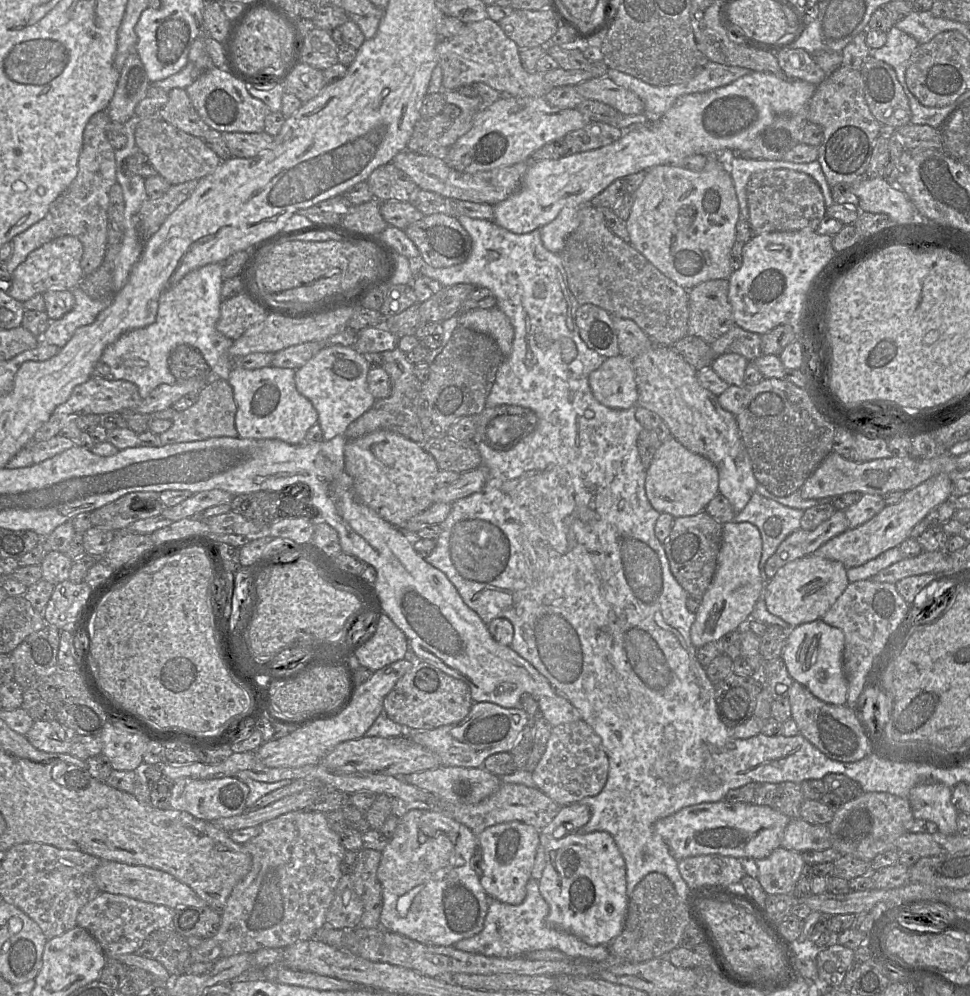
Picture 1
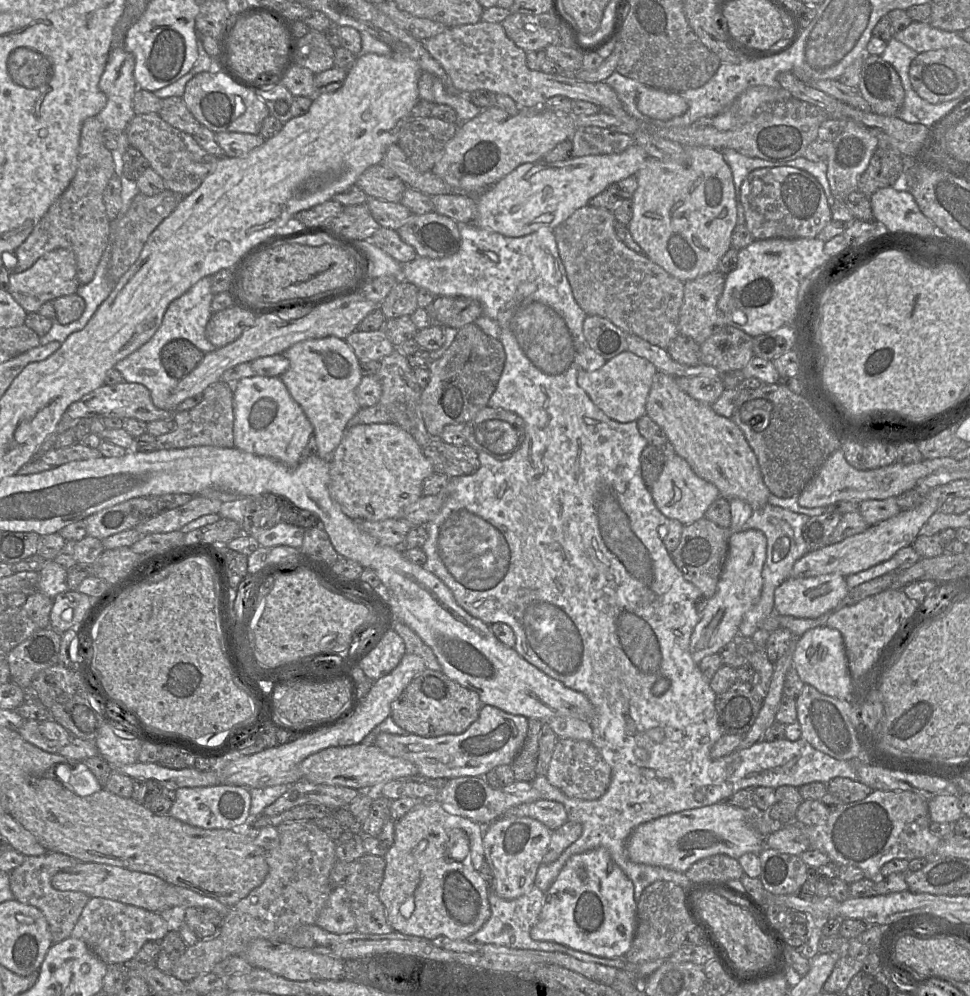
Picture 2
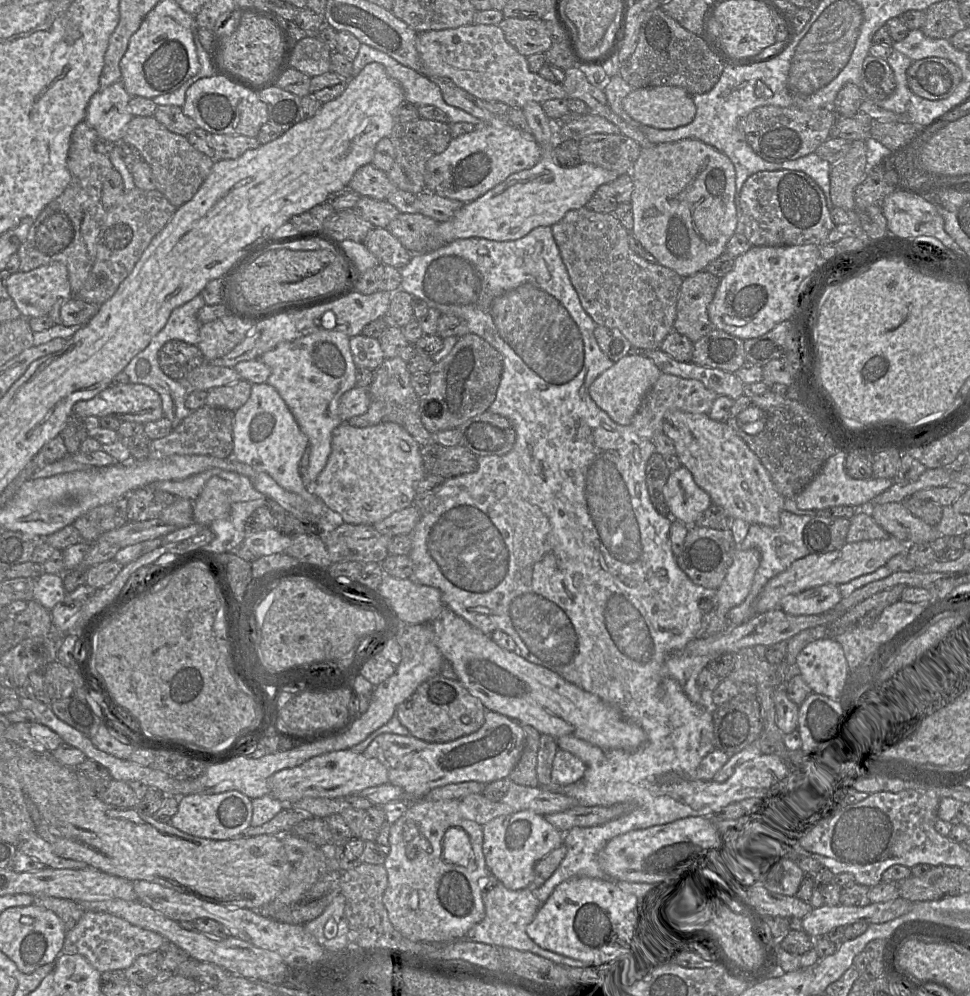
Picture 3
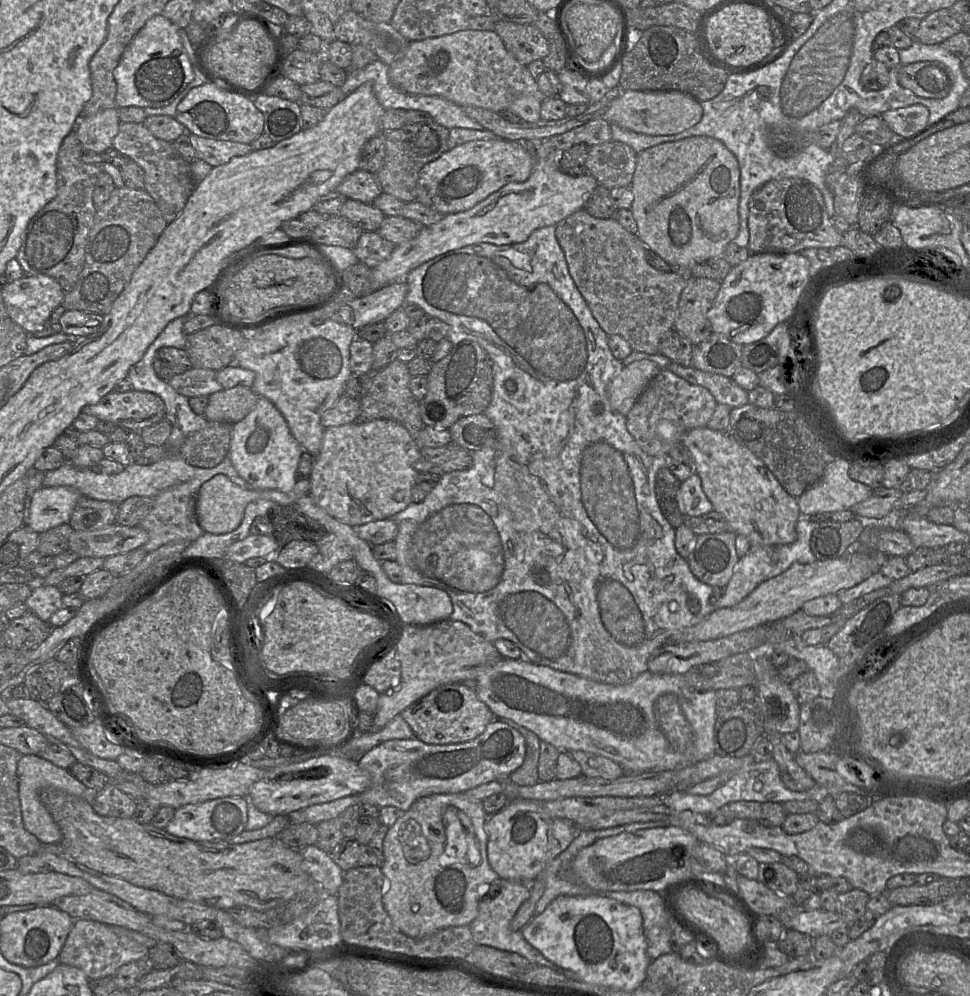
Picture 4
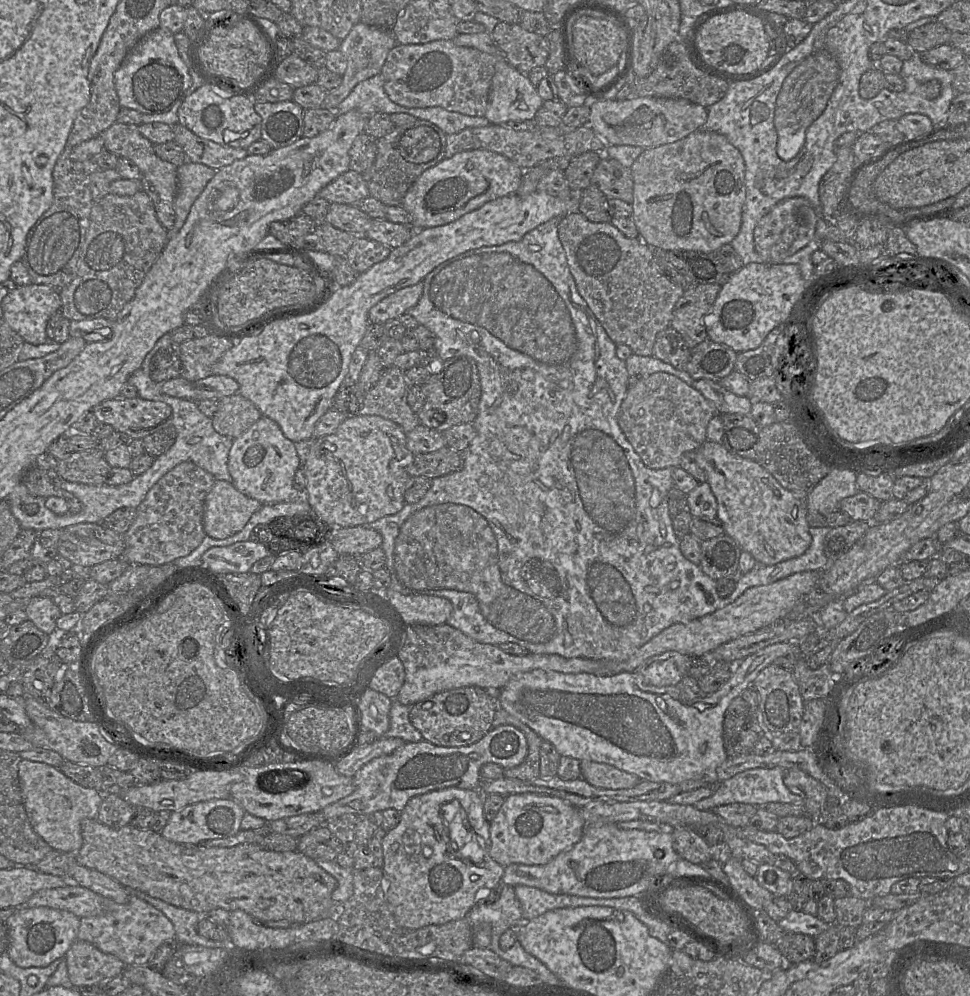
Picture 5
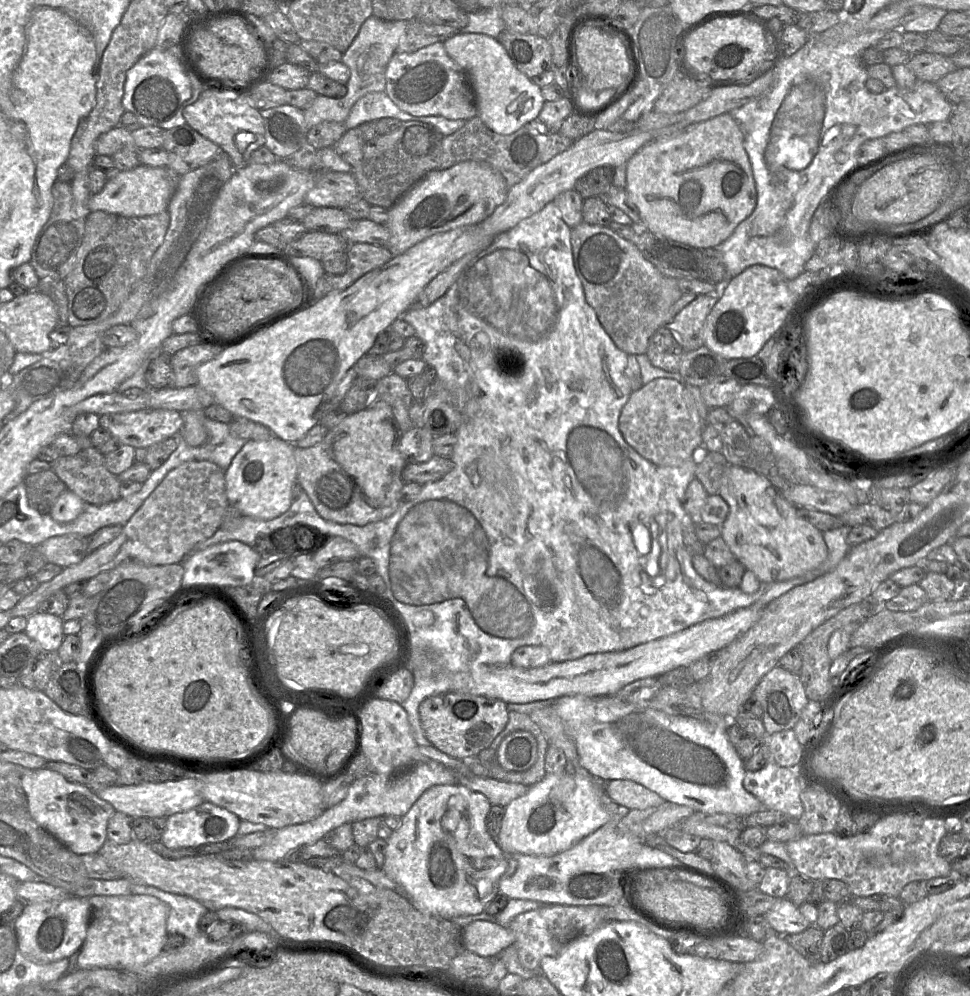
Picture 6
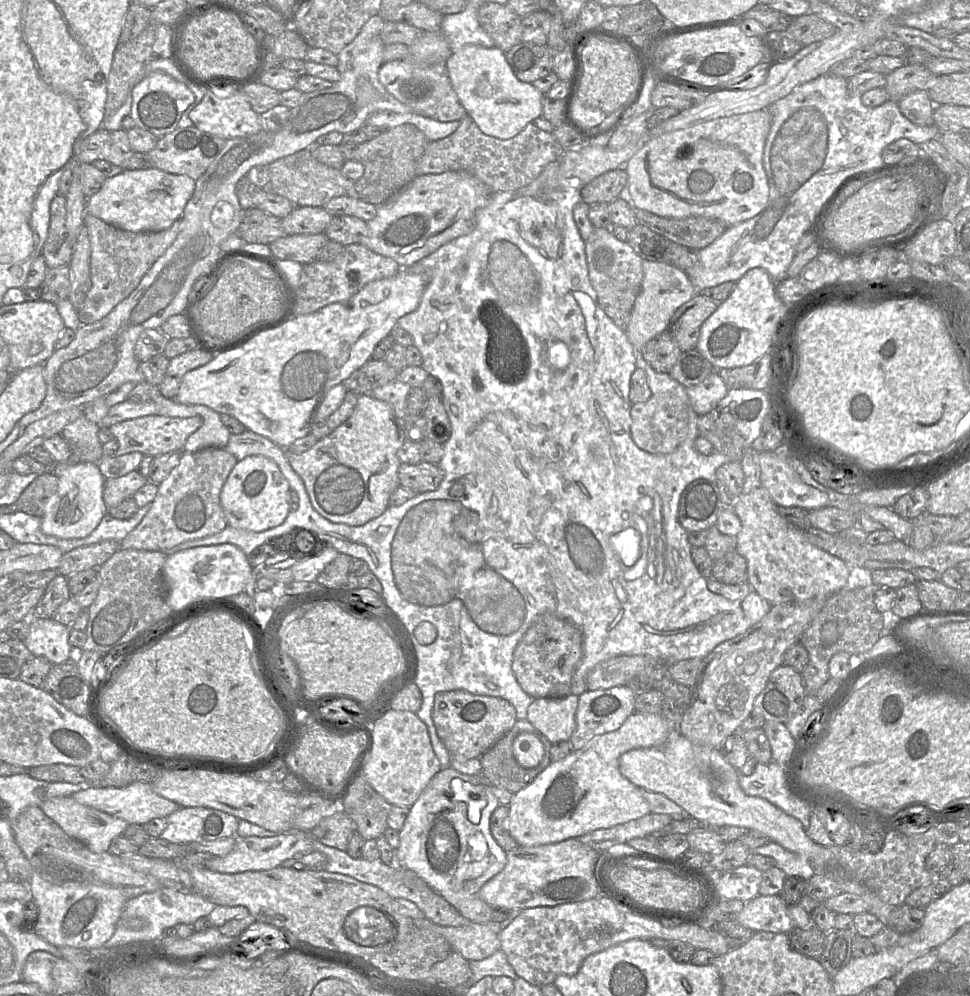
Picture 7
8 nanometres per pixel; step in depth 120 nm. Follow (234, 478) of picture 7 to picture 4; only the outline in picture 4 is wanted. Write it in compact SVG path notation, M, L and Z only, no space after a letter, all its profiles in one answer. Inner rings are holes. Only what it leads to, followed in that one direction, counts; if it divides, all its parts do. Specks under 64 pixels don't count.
M258 396L254 410L232 427L229 456L234 468L250 488L292 491L296 484L295 473L303 452L284 416L263 396Z

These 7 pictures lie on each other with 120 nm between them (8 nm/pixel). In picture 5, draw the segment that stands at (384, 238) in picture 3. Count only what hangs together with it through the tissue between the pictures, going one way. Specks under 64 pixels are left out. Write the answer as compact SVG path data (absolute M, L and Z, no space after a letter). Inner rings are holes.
M356 237L345 257L357 273L362 273L386 259L390 251L391 248L378 241L367 237Z

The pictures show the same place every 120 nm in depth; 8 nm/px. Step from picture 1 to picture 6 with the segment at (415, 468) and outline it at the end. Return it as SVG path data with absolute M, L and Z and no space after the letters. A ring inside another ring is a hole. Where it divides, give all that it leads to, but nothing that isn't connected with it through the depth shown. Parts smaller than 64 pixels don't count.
M378 402L354 414L348 415L338 425L329 429L324 439L308 448L295 447L294 457L298 479L318 514L338 524L364 526L391 516L400 506L400 491L404 486L402 471L407 464L399 450L403 436L391 407Z

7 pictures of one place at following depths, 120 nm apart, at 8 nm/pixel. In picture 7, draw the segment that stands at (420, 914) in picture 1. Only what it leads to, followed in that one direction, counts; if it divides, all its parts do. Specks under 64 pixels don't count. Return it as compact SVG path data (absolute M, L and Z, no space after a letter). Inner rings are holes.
M451 766L448 768L442 768L428 783L426 788L421 792L417 801L409 808L408 816L404 822L402 829L400 830L400 845L396 849L396 862L403 868L409 869L416 873L421 879L423 879L428 886L435 892L440 894L447 902L449 902L460 914L469 919L470 922L488 924L491 922L492 907L488 905L479 897L479 891L482 886L501 872L507 863L506 851L504 851L500 845L496 842L490 831L490 818L492 813L496 810L500 803L498 799L491 793L491 784L488 779L482 775L466 775L458 772ZM476 793L482 793L483 799L478 799Z

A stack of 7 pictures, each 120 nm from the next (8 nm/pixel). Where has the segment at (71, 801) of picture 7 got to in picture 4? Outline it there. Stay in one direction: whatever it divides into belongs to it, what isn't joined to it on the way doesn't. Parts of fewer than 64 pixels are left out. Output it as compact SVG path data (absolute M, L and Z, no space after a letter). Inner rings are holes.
M22 755L22 757L20 758L17 764L17 777L18 777L18 787L19 787L19 800L20 800L21 814L22 814L22 821L23 821L24 828L28 832L33 834L42 843L42 845L60 844L62 839L62 832L59 826L54 821L53 817L51 816L47 808L40 801L39 793L43 788L50 787L63 791L68 794L78 796L80 798L87 800L88 802L90 802L90 804L94 794L98 793L98 792L91 791L89 788L83 785L77 778L75 778L69 772L69 769L58 767L38 755Z

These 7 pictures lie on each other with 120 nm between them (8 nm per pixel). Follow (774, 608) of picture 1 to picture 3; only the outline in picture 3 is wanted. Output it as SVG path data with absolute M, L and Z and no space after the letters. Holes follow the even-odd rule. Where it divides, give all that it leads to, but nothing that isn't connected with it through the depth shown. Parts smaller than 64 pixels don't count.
M826 584L785 596L781 600L780 610L793 616L823 614L842 600L838 586Z

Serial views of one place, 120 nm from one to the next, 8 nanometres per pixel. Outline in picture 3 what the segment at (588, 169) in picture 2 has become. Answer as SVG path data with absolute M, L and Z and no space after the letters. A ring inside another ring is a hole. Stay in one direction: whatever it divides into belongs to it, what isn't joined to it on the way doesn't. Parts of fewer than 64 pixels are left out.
M528 102L522 110L531 134L541 148L540 160L530 169L511 174L478 199L465 203L451 219L439 222L438 246L462 238L518 240L539 226L553 226L568 211L585 207L599 186L611 183L619 177L617 172L591 163L582 162L569 168L558 165L554 158L554 147L557 145L555 122L558 121L550 119L537 102Z

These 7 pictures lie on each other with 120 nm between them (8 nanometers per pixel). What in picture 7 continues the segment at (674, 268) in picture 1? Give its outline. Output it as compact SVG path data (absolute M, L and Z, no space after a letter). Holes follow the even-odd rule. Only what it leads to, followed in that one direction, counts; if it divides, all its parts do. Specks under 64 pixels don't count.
M767 109L698 123L651 138L625 165L634 206L660 217L703 216L733 226L758 215L769 200L763 152L771 127Z

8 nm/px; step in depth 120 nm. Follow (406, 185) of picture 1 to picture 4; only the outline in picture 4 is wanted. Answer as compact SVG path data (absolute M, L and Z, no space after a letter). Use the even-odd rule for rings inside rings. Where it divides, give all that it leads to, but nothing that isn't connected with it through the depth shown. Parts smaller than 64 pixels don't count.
M361 169L347 175L335 190L347 199L358 200L366 204L372 204L373 200L382 193L374 173Z

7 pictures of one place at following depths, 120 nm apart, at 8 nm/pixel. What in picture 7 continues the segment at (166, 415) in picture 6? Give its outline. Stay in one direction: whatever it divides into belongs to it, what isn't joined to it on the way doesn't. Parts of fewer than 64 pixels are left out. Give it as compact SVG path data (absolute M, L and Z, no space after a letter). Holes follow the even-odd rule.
M149 415L126 420L112 425L109 430L118 441L117 456L140 452L152 457L172 451L183 451L187 438L203 424L201 417L175 418L162 415Z

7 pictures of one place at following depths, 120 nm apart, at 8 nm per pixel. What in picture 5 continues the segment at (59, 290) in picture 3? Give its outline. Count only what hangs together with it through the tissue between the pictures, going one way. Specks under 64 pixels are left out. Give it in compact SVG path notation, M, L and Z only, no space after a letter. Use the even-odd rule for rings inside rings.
M31 283L8 291L2 299L2 318L25 342L40 345L49 340L47 323L61 305L59 290Z

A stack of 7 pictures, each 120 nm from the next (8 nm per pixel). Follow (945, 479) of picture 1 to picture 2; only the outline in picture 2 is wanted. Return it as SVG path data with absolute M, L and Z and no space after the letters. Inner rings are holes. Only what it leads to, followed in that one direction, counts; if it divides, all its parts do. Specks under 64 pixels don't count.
M930 491L923 492L924 501L919 506L901 510L897 515L869 526L864 532L805 554L795 562L790 577L809 578L832 573L846 577L891 559L897 551L913 544L924 524L940 508L940 501Z

